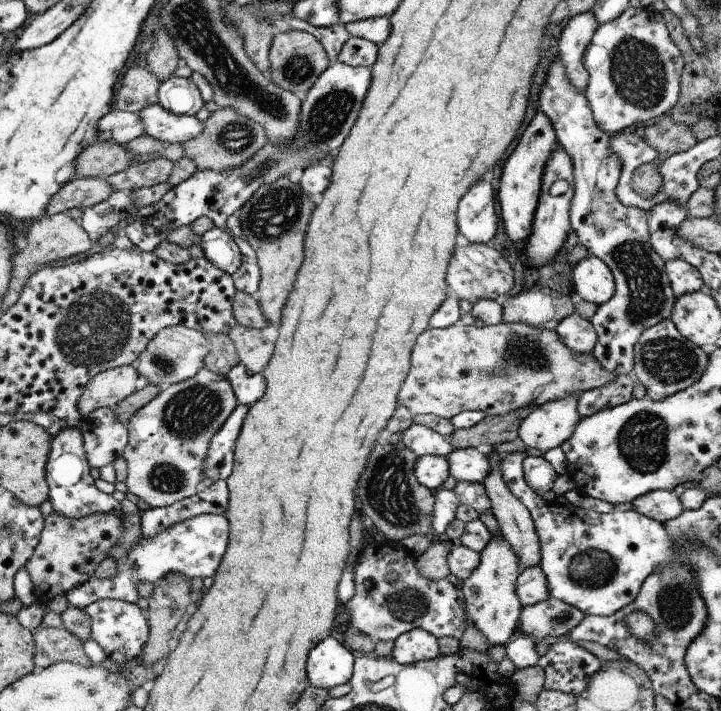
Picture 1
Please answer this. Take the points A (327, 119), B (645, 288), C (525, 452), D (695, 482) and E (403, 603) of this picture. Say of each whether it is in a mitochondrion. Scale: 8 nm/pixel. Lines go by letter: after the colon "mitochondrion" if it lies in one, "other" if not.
A: mitochondrion
B: mitochondrion
C: other
D: other
E: mitochondrion

